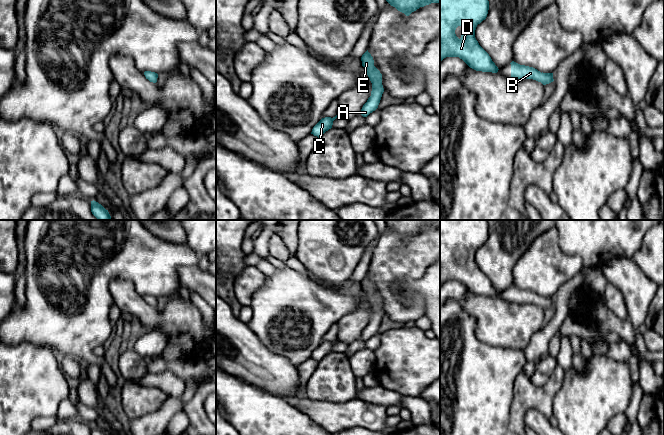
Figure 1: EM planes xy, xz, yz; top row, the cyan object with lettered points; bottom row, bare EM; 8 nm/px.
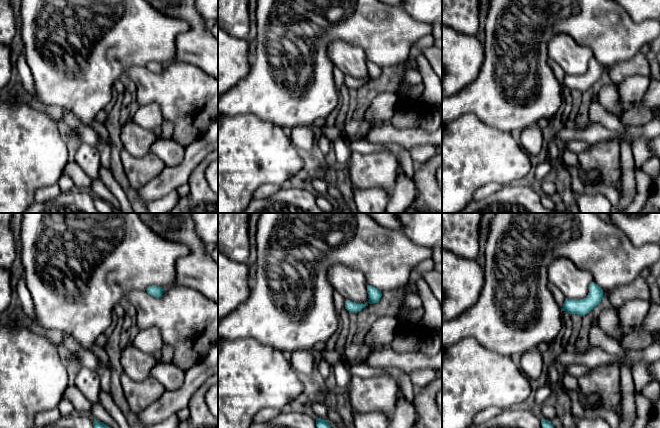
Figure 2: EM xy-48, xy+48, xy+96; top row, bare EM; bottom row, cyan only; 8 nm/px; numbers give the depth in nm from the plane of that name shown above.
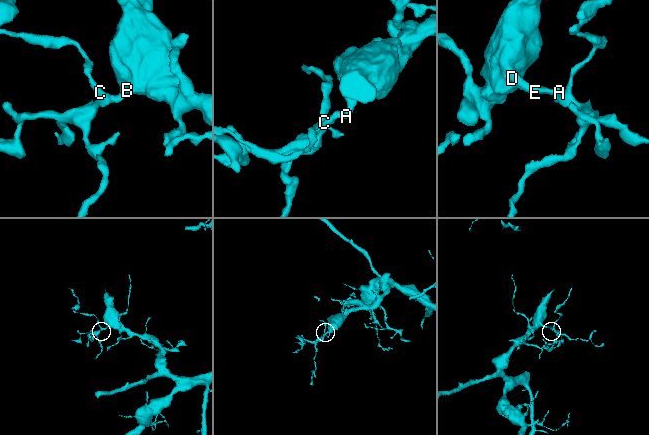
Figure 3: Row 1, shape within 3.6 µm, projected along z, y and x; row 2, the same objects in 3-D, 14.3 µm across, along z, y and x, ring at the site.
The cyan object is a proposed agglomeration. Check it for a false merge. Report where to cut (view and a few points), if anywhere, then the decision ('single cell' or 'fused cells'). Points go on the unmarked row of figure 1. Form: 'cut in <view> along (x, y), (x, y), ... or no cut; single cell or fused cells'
no cut; single cell

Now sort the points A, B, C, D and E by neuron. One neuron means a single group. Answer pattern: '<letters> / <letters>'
A B C D E

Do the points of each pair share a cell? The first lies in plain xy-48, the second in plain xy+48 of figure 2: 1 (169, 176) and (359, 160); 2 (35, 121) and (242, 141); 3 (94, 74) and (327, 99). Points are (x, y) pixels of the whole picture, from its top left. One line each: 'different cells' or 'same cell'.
1: different cells
2: same cell
3: same cell

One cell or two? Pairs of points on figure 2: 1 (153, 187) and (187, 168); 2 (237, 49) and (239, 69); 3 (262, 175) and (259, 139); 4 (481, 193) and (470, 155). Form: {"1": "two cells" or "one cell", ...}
{"1": "one cell", "2": "one cell", "3": "one cell", "4": "two cells"}

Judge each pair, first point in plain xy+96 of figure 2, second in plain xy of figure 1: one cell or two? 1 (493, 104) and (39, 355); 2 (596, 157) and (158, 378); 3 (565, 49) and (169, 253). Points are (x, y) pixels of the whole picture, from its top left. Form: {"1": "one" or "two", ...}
{"1": "two", "2": "two", "3": "two"}

